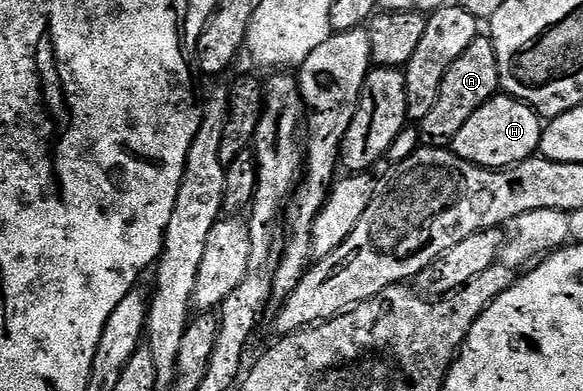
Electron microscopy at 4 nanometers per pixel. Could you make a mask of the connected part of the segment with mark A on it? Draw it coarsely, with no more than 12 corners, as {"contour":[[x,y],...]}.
{"contour":[[481,33],[446,69],[421,144],[451,148],[500,90],[498,53]]}

